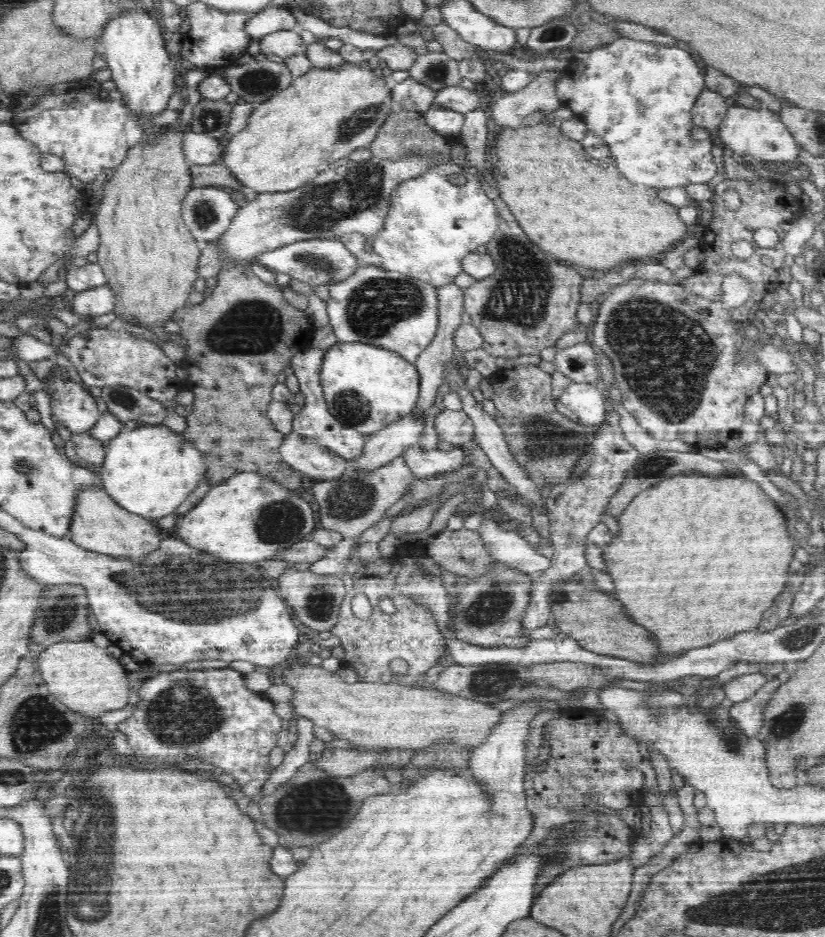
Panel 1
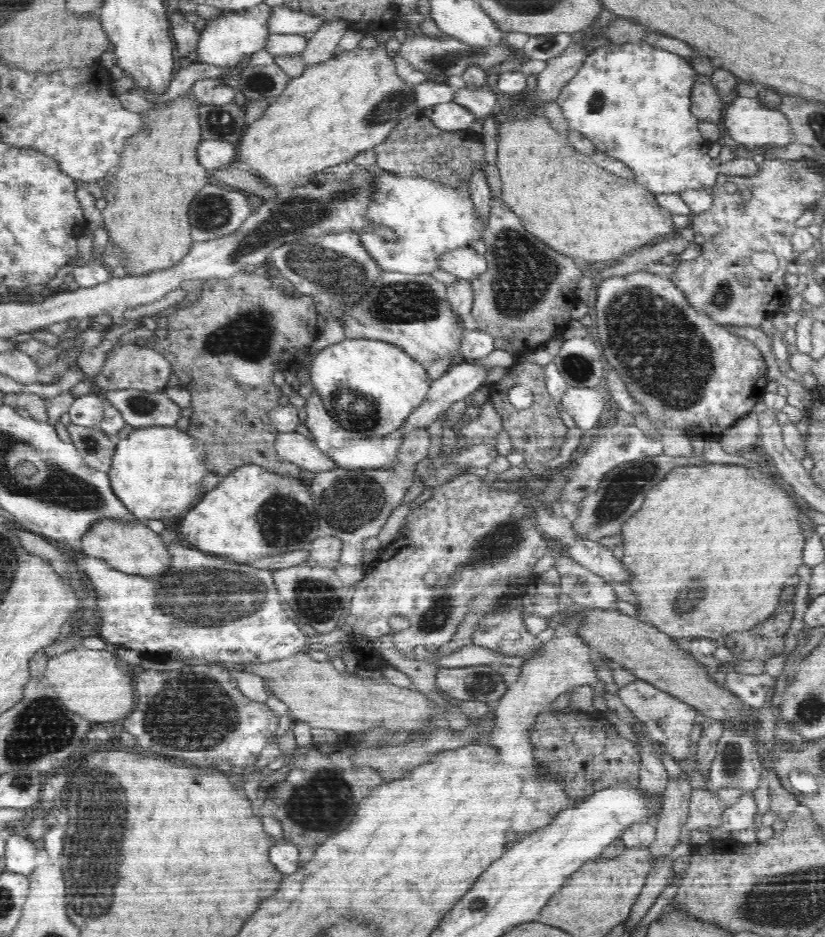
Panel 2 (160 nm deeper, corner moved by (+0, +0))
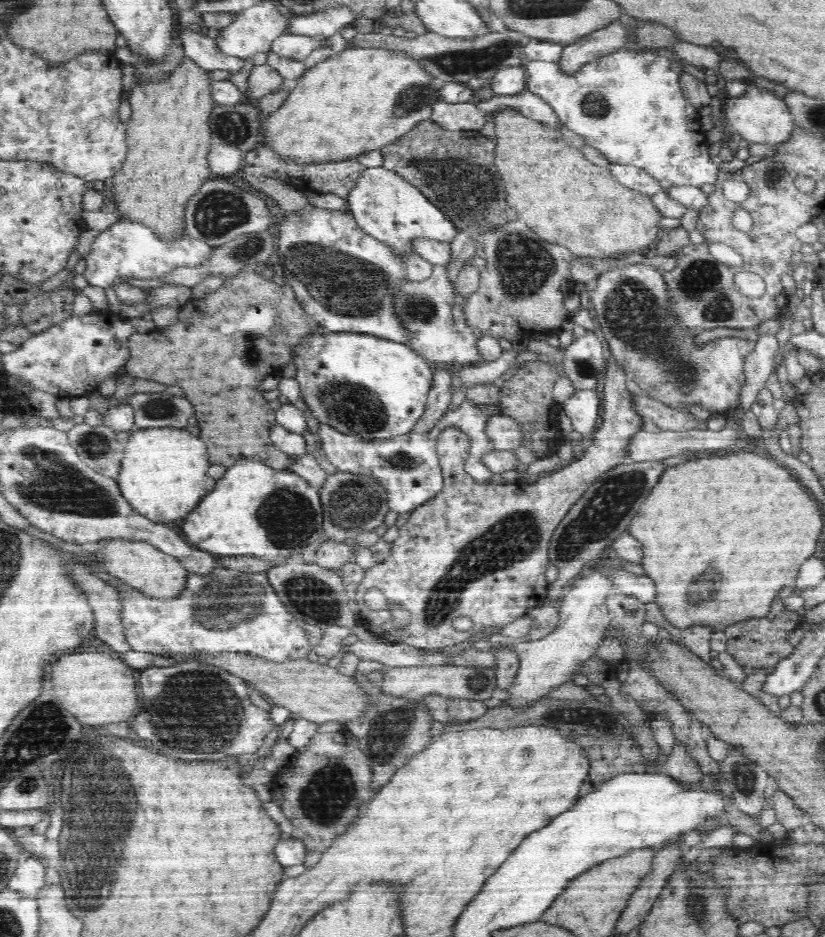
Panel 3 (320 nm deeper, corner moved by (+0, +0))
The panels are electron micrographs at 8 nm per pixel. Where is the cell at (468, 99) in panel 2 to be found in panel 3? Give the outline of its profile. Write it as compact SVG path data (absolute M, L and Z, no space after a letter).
M524 90L514 95L492 96L488 100L474 104L482 110L484 114L494 114L498 110L511 108L520 111L530 119L547 124L554 130L560 130L560 119L556 111L540 96Z

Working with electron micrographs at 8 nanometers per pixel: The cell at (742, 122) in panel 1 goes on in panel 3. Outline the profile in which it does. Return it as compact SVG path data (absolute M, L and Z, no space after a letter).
M753 81L752 86L748 87L742 96L725 98L724 103L725 117L729 126L741 136L743 144L753 142L770 145L783 143L792 134L793 117L784 99L774 95L772 90L756 87Z

